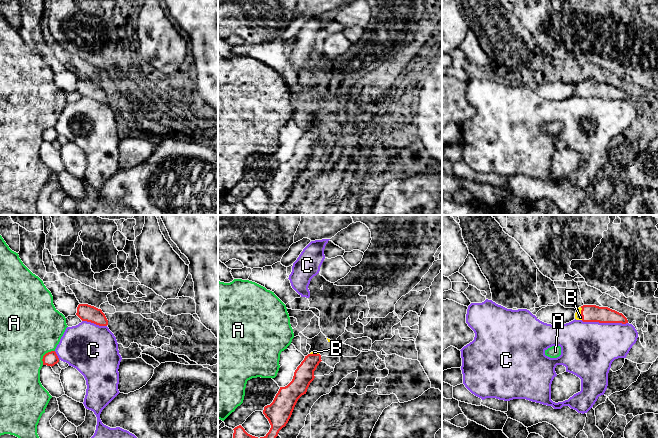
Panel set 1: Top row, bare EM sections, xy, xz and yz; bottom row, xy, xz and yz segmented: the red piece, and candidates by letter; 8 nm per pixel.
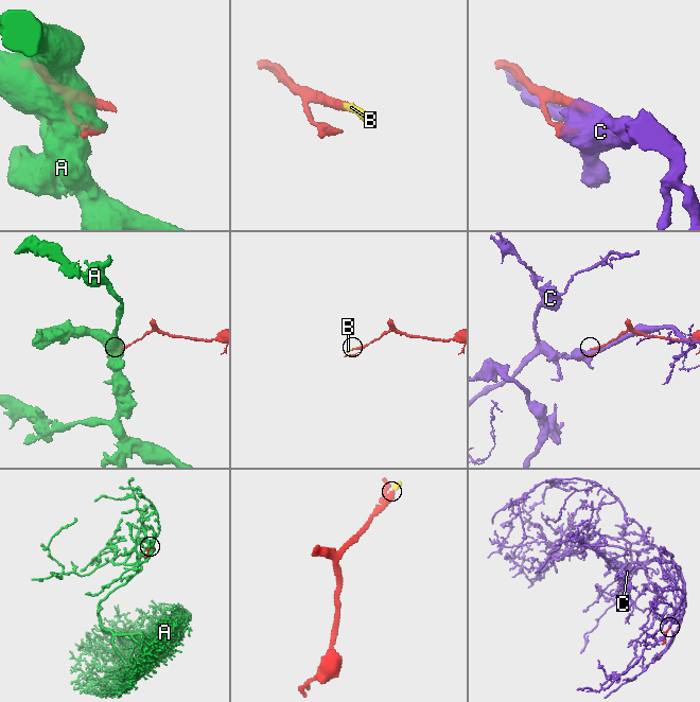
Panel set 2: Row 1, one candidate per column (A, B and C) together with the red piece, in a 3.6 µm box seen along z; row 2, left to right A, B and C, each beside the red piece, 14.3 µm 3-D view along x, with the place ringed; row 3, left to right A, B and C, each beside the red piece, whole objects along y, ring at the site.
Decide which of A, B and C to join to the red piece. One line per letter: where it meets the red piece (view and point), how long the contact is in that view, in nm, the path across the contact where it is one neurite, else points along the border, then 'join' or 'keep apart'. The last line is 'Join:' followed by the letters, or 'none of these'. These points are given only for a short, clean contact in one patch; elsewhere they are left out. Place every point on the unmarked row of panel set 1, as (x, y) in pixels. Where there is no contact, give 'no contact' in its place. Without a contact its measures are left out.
A: meets red in xy at (44, 131); contact 160 nm long; keep apart
B: meets red in yz at (581, 89); contact 110 nm long; runs through yz (590, 89), (581, 89), (578, 92); join
C: meets red in yz at (604, 98); contact 380 nm long; keep apart
Join: B

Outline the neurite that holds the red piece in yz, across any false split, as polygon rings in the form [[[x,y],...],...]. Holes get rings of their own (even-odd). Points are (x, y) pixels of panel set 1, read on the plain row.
[[[583,81],[576,85],[576,96],[583,98],[599,98],[599,99],[628,99],[627,94],[615,86],[608,83],[599,83],[596,81]]]

